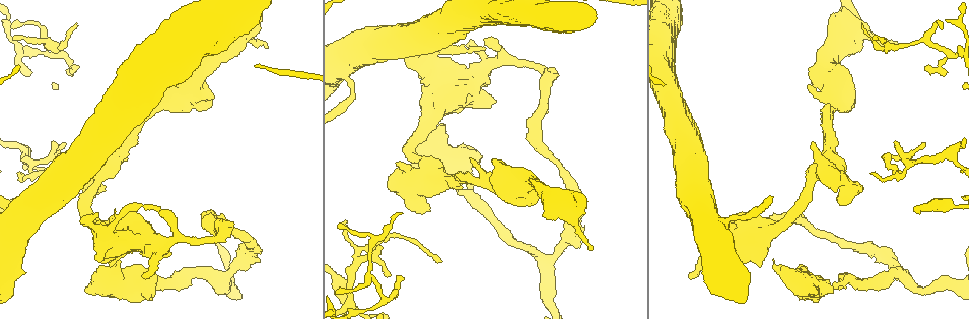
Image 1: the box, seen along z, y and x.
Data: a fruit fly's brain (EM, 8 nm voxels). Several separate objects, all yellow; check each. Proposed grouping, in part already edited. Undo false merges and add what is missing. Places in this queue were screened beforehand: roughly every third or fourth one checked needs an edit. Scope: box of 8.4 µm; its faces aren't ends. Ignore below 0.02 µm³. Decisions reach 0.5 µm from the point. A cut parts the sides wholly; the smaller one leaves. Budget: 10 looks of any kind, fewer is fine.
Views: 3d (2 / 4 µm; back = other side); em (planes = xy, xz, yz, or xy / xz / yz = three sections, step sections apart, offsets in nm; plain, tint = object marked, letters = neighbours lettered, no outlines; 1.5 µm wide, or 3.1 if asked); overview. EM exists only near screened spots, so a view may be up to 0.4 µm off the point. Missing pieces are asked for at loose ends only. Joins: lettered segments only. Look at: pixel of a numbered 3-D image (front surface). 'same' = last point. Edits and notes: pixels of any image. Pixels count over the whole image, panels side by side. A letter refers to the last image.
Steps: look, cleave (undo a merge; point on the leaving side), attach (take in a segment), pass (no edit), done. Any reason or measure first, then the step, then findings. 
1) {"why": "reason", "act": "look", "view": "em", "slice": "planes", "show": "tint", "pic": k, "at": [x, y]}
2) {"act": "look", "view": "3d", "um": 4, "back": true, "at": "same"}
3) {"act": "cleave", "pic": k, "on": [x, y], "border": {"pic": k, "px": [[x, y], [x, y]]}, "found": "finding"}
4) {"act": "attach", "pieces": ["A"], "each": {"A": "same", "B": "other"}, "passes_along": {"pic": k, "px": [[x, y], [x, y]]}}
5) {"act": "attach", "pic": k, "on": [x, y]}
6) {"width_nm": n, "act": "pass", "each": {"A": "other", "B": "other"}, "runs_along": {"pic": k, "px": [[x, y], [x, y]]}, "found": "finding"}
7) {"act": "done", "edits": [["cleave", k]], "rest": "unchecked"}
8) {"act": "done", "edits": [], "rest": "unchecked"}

{"why": "calibre changes", "act": "look", "view": "3d", "um": 2, "pic": 1, "at": [798, 218]}

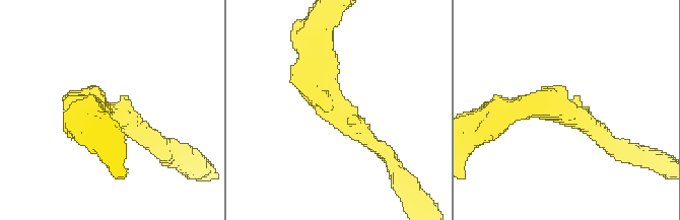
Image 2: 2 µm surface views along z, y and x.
{"why": "need the tissue", "act": "look", "view": "em", "slice": "xy", "step": 4, "show": "tint", "pic": 2, "at": [337, 115]}

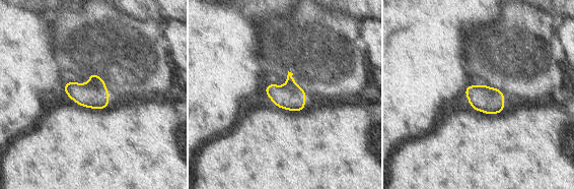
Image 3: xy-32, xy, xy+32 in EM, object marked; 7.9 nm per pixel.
{"why": "what lies round it", "act": "look", "view": "em", "slice": "xy", "step": 4, "show": "letters", "at": "same"}

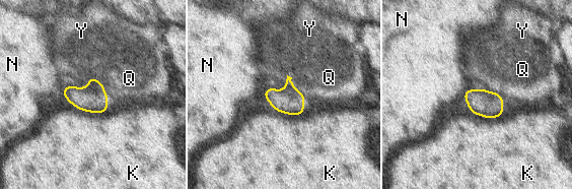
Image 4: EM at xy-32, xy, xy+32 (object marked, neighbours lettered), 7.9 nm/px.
{"longest_contact_nm": ["Q", 300], "act": "pass", "each": {"K": "other", "N": "other", "Q": "other", "Y": "other"}, "found": "continuous, no second neuron"}

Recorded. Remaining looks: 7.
{"why": "stops while still wide", "act": "look", "view": "em", "slice": "planes", "show": "letters", "pic": 1, "at": [474, 148]}

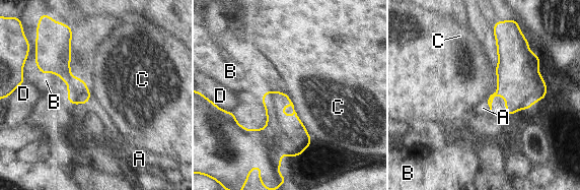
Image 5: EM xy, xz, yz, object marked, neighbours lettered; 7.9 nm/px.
{"act": "attach", "pieces": ["A"], "each": {"A": "same", "B": "other", "C": "other", "D": "other"}, "found": "it goes on there"}

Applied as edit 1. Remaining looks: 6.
{"why": "tapers out", "act": "look", "view": "em", "slice": "planes", "show": "plain", "pic": 1, "at": [895, 143]}

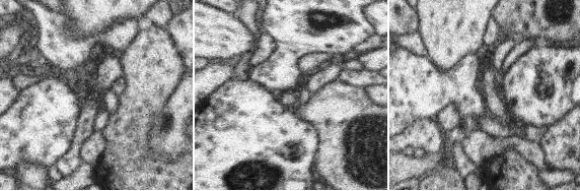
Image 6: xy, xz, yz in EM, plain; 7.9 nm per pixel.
{"why": "what lies round it", "act": "look", "view": "em", "slice": "planes", "show": "letters", "at": "same"}

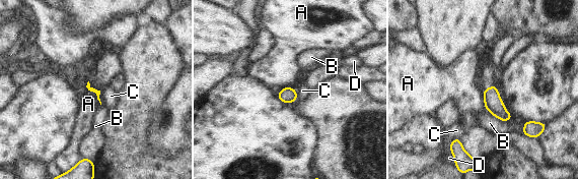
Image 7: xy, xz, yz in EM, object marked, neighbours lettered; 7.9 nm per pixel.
{"act": "pass", "each": {"A": "other", "B": "other", "C": "other", "D": "other"}, "border": {"pic": 7, "px": [[87, 87], [95, 94], [100, 104]]}, "found": "no lettered segment goes on from it"}

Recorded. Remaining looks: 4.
{"why": "tapers out", "act": "look", "view": "em", "slice": "planes", "show": "letters", "pic": 1, "at": [925, 67]}

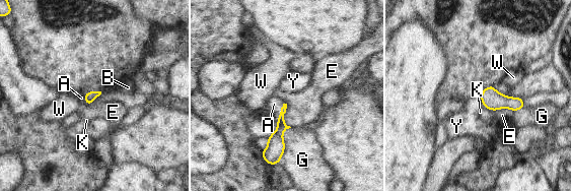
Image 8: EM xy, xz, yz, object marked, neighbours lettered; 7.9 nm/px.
{"act": "attach", "pieces": ["A"], "each": {"A": "same", "B": "other", "E": "other", "G": "other", "K": "other", "W": "other", "Y": "other"}, "passes_along": {"pic": 8, "px": [[276, 144], [279, 113], [274, 104]]}, "found": "it goes on there"}

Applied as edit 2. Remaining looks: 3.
{"act": "done", "edits": [["attach", 5], ["attach", 8]], "rest": "unchecked"}

